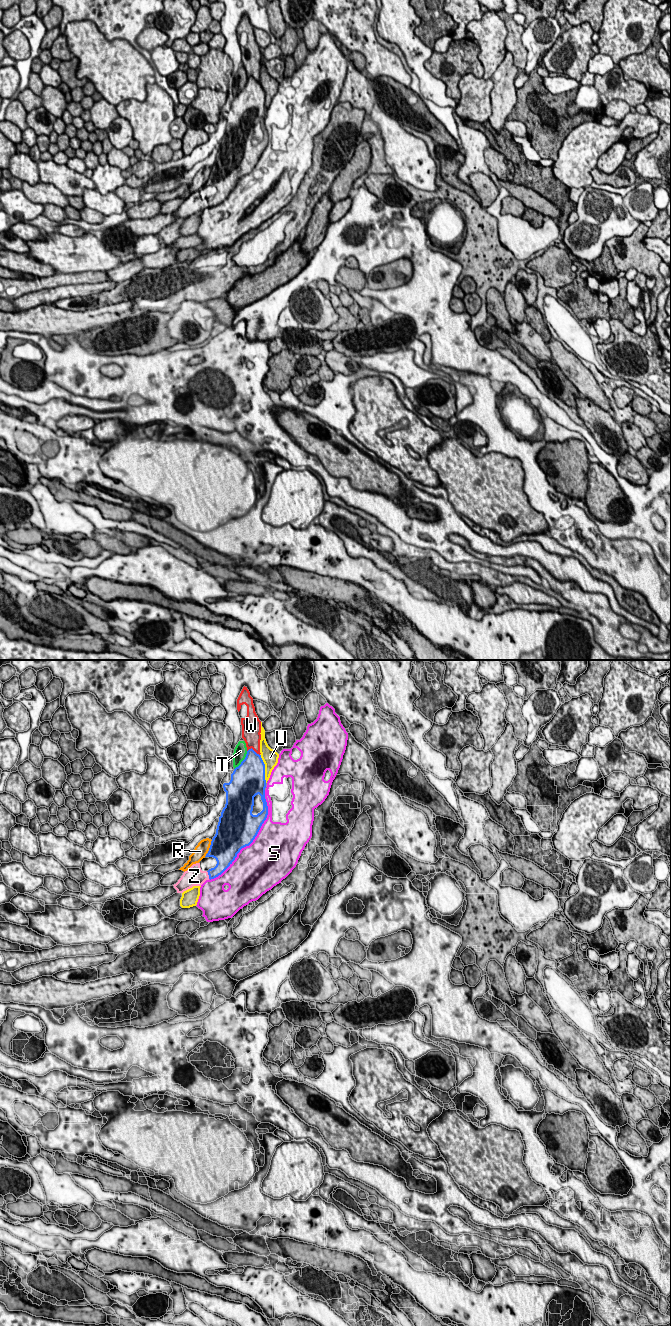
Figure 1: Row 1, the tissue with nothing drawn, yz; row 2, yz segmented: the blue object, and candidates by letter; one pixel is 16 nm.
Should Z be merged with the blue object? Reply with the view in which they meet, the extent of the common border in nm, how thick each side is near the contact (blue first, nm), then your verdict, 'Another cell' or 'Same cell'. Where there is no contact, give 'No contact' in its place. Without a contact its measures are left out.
Touches blue in yz. Shared border 140 nm. Thickness 180 nm (blue) against 320 nm. Same cell

